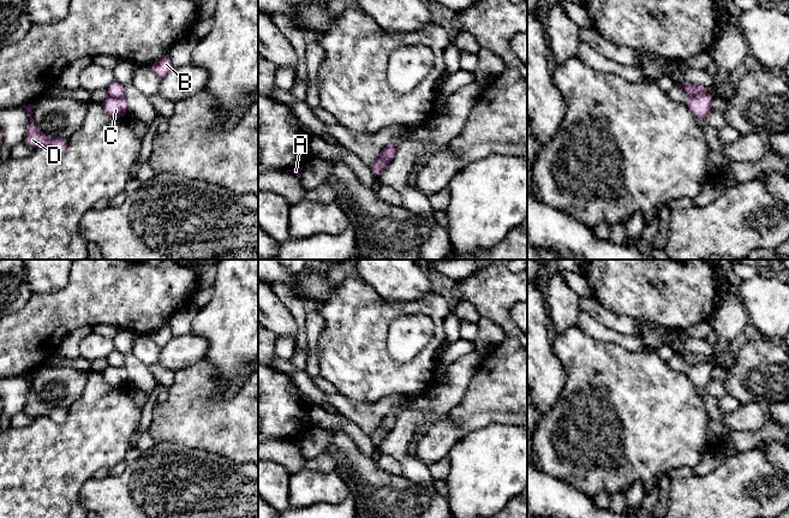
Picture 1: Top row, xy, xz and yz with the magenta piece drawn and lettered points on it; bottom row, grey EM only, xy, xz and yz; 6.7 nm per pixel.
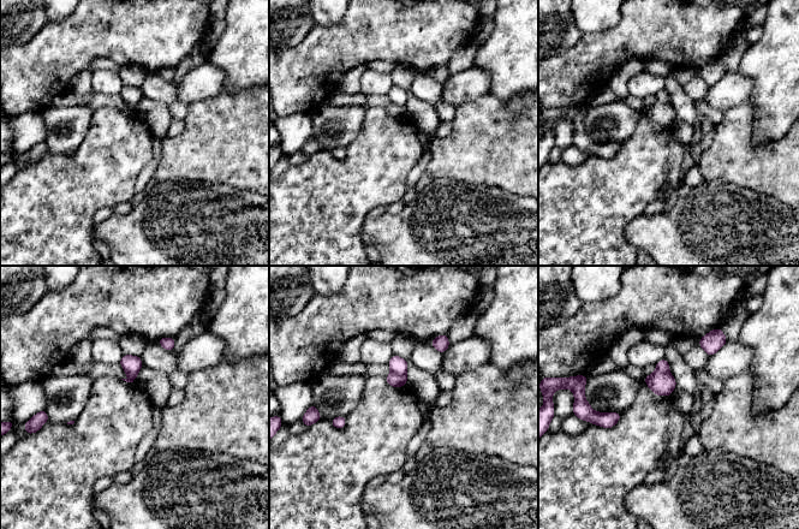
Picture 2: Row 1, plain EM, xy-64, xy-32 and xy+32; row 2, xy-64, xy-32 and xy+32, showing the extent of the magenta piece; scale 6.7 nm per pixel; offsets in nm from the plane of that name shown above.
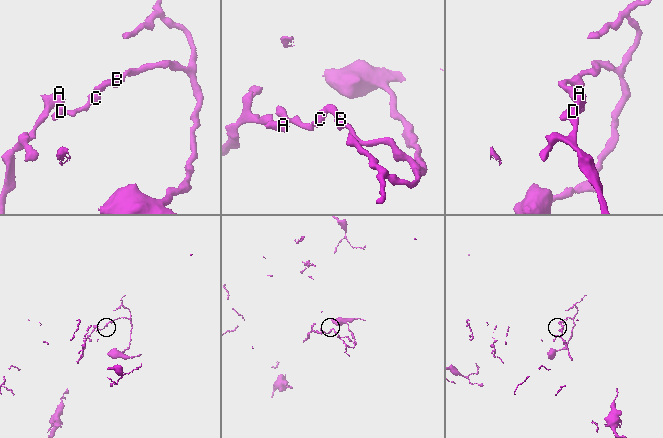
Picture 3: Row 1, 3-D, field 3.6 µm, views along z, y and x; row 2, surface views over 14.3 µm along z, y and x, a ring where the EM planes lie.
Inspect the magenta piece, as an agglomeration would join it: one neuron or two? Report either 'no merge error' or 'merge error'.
merge error

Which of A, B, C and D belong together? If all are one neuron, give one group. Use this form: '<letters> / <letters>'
A C D / B

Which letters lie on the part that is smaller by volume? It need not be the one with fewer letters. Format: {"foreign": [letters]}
{"foreign": ["A", "C", "D"]}

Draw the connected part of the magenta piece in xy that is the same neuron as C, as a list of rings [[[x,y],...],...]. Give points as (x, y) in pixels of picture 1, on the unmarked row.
[[[108,365],[104,370],[102,370],[102,375],[104,381],[112,387],[121,387],[127,385],[127,370],[125,367],[114,368]]]

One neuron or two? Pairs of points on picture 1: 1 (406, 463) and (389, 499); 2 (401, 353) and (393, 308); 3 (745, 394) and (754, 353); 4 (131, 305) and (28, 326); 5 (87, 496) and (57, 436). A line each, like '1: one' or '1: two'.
1: two
2: two
3: one
4: one
5: two

